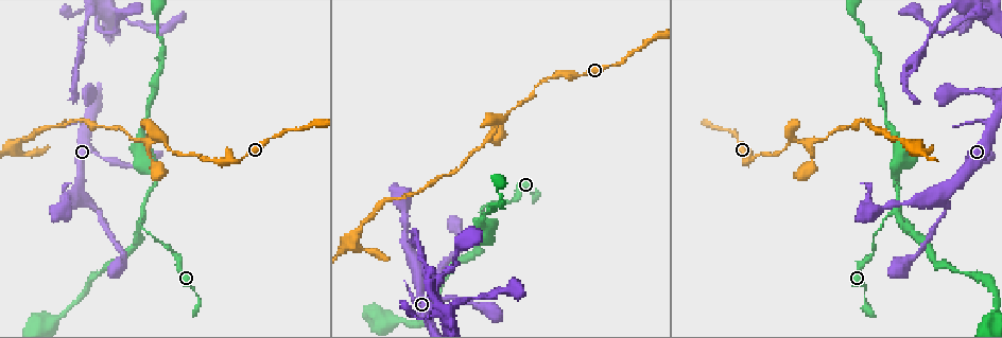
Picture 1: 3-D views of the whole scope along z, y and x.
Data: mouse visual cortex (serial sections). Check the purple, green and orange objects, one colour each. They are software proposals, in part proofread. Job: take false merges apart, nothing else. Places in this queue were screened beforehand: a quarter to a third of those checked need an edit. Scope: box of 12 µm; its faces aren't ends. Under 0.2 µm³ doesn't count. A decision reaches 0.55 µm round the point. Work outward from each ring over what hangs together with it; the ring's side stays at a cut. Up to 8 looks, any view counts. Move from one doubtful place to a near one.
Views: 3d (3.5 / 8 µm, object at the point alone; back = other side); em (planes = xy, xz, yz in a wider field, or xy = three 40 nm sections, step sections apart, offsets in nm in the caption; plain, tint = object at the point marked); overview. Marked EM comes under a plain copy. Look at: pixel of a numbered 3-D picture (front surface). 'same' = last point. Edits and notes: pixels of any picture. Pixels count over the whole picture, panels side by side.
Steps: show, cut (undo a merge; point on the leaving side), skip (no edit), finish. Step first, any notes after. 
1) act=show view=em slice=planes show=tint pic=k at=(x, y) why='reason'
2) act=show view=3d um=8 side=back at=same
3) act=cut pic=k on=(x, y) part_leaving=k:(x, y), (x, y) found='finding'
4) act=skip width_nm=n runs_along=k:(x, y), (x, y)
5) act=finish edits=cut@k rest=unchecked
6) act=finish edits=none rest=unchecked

act=show view=em slice=xy step=1 show=tint pic=1 at=(873, 240) why='a narrow waist'

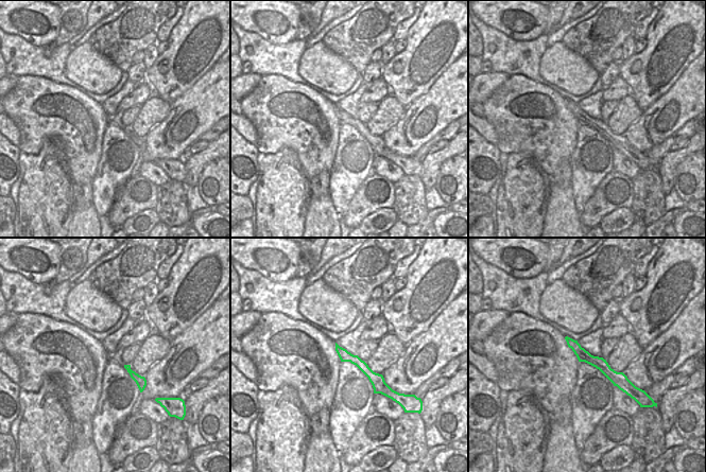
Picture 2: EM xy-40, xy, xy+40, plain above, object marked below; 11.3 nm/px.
act=show view=3d um=3.5 at=same

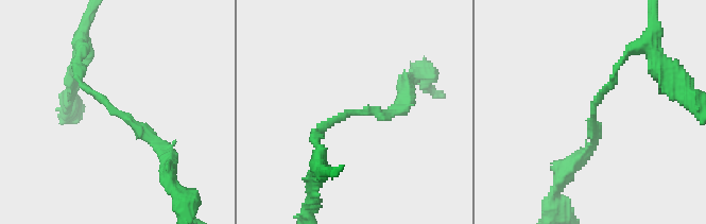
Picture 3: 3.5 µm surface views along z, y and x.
act=skip runs_along=2:(569, 341), (623, 384) found='continuous, no second cell'

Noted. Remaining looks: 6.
act=show view=em slice=xy step=3 show=tint pic=1 at=(83, 201) why='abrupt turn'

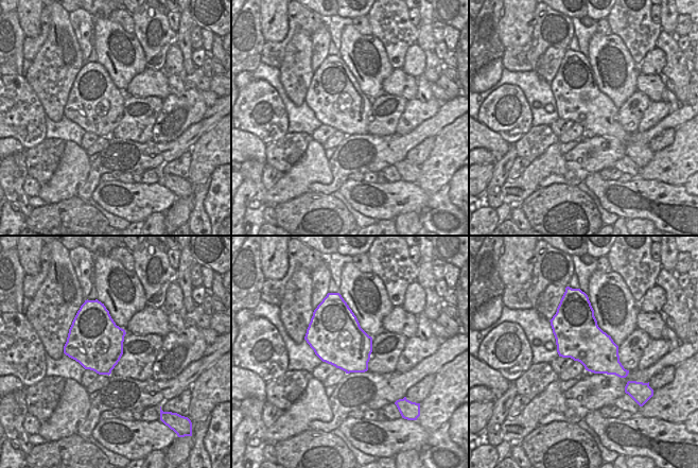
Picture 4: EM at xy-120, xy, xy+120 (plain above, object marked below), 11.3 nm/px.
act=show view=3d um=3.5 at=same why='see where the arms go'

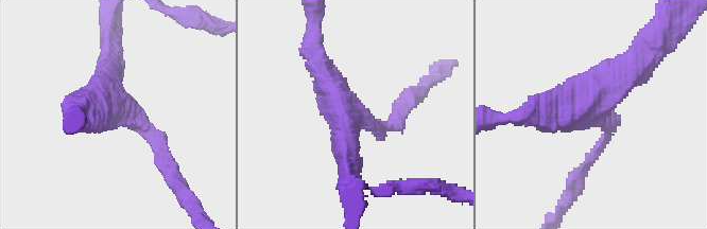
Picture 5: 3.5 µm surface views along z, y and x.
act=skip arms=3 arm_widths_nm=200,350,350 runs_along=5:(651, 48), (597, 97), (537, 112) found='all the same cell'

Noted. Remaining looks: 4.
act=show view=3d um=3.5 side=back pic=1 at=(402, 213) why='thin neck'

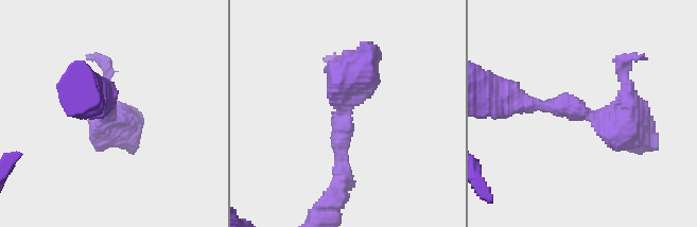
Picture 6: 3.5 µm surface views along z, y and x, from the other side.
act=show view=em slice=xy step=1 show=tint pic=6 at=(590, 118) why='shape alone is not enough'

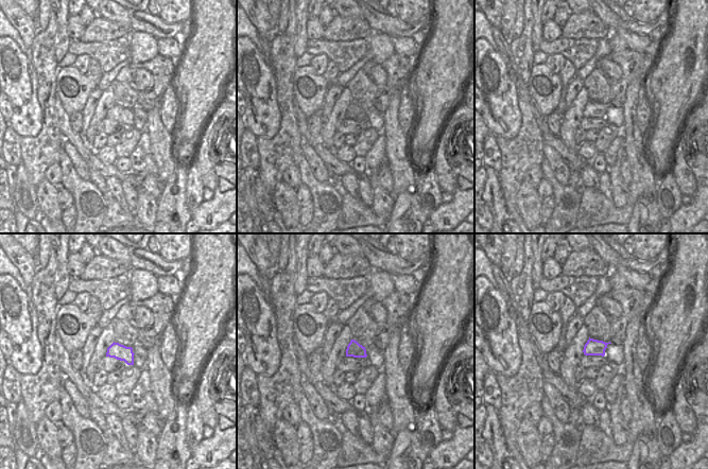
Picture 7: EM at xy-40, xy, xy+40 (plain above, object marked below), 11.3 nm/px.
act=cut pic=6 on=(335, 89) part_leaving=6:(345, 110), (348, 75), (368, 42) found='a second cell is stuck on'

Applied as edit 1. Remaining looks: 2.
act=finish edits=cut@6 rest=unchecked

